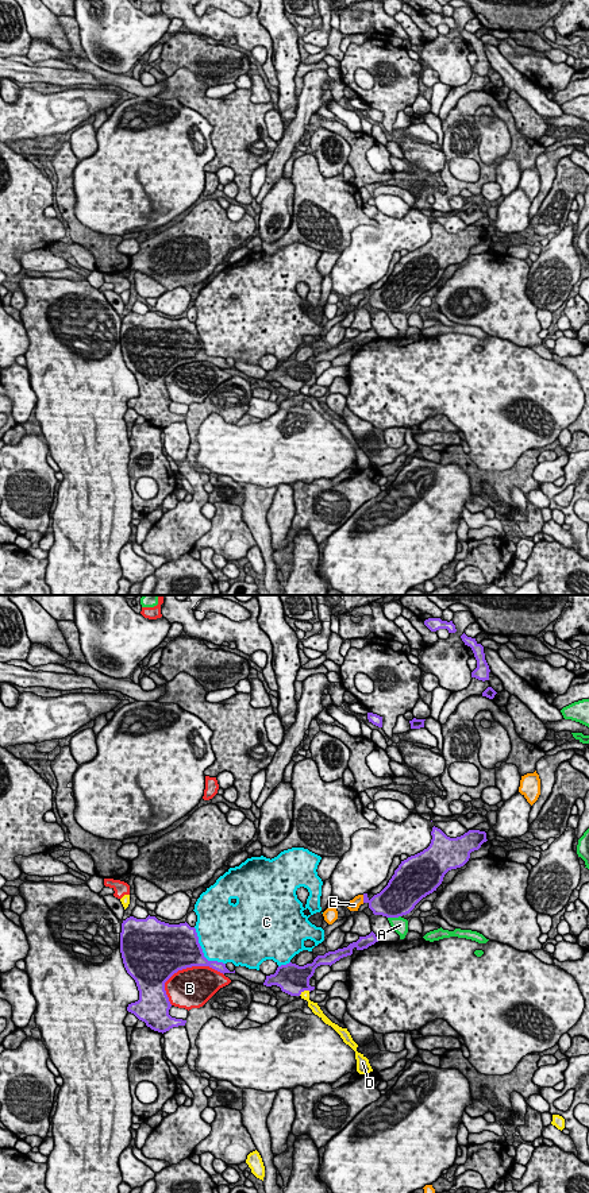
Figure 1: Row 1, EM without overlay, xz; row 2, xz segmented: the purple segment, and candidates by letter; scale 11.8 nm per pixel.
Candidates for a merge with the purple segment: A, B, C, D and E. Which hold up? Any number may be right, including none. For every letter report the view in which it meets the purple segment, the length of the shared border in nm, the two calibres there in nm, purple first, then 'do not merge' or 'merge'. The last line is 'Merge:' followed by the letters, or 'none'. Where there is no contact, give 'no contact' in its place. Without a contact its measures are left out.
A: meets purple in xz; contact 160 nm long; 420 nm thick on the purple side, 190 nm on the other; do not merge
B: meets purple in xz; contact 750 nm long; 500 nm thick on the purple side, 480 nm on the other; do not merge
C: meets purple in xz; contact 600 nm long; 440 nm thick on the purple side, 460 nm on the other; do not merge
D: meets purple in xz; contact 150 nm long; 360 nm thick on the purple side, 100 nm on the other; do not merge
E: meets purple in xz; contact 100 nm long; 280 nm thick on the purple side, 130 nm on the other; do not merge
Merge: none

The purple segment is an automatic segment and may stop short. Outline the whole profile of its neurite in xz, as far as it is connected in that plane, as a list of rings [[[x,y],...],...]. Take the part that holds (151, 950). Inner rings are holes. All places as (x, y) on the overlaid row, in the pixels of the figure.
[[[150,915],[146,919],[130,916],[123,920],[120,953],[139,991],[139,1000],[128,1004],[127,1011],[162,1034],[186,1023],[169,1015],[172,1004],[165,982],[174,973],[192,966],[209,966],[223,974],[235,973],[226,964],[204,957],[195,927],[186,922],[169,924]]]

